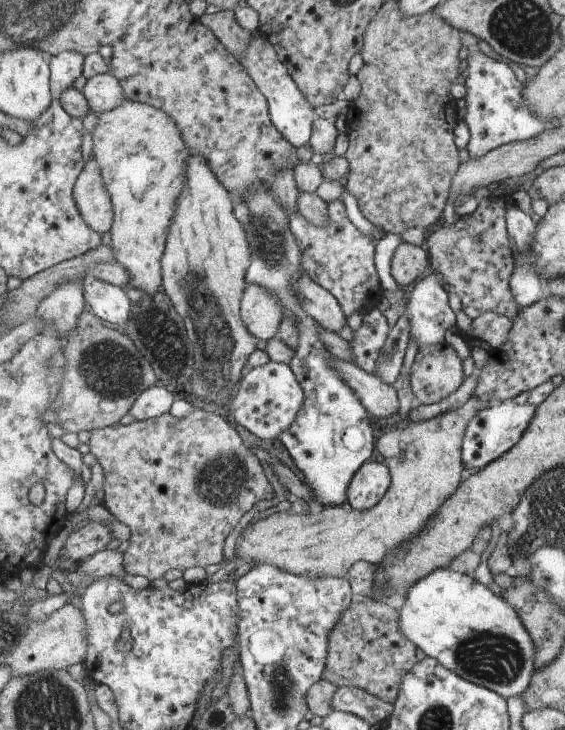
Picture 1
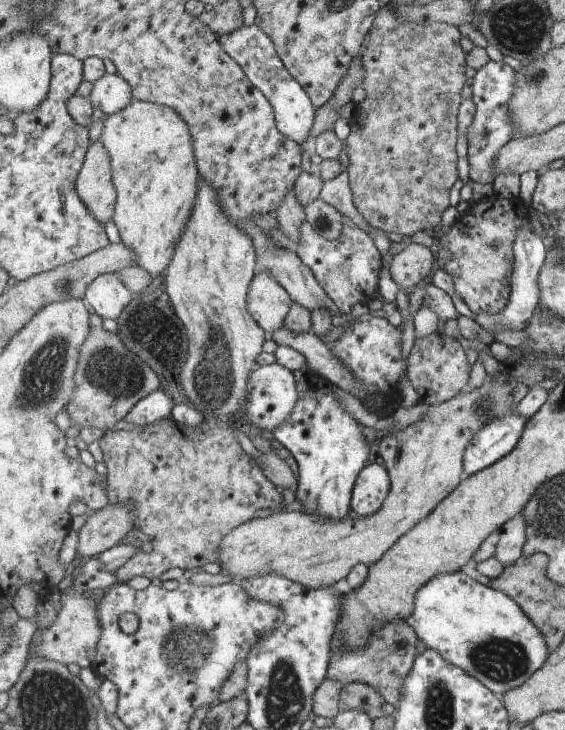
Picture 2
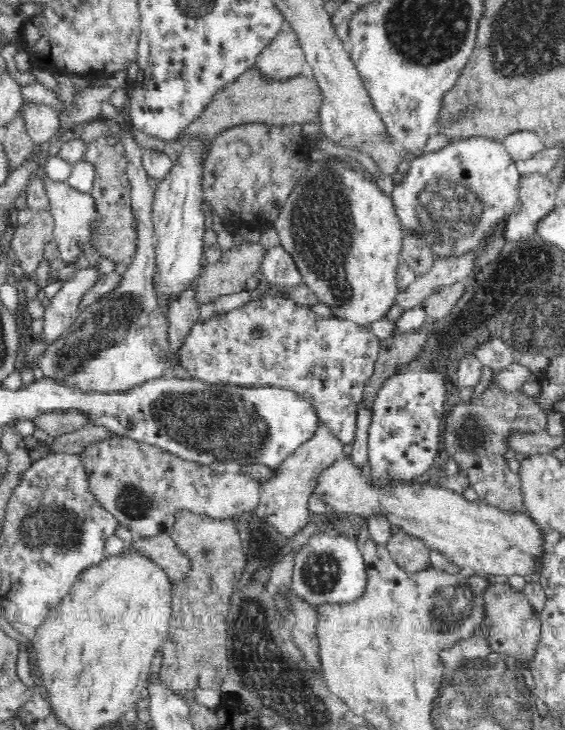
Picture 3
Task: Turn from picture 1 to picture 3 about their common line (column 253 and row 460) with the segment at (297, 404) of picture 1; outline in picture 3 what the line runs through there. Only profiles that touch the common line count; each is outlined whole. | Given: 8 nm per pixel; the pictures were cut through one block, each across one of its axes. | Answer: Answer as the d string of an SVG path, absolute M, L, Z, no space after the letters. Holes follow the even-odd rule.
M412 361L400 366L377 392L369 428L368 459L375 484L388 480L419 480L434 464L441 442L440 434L446 412L446 384L442 372Z

